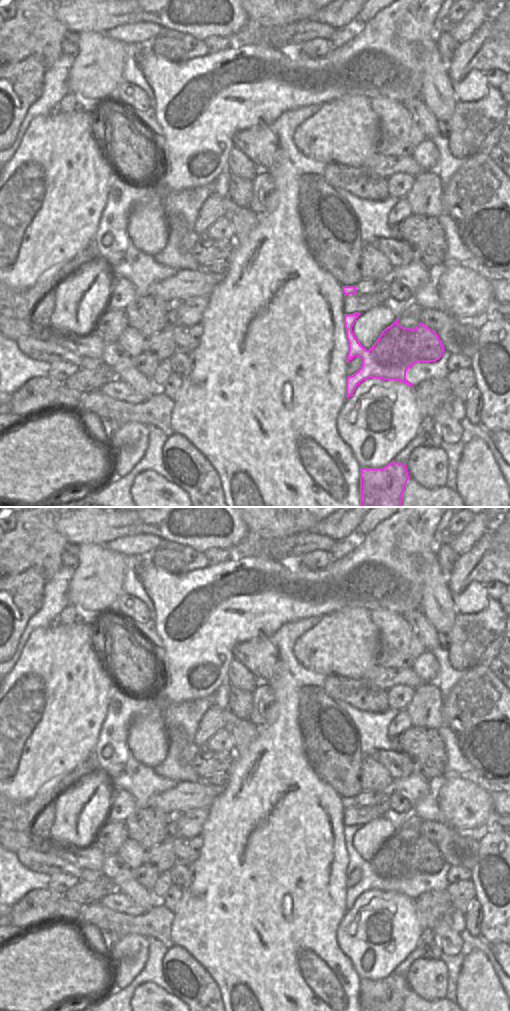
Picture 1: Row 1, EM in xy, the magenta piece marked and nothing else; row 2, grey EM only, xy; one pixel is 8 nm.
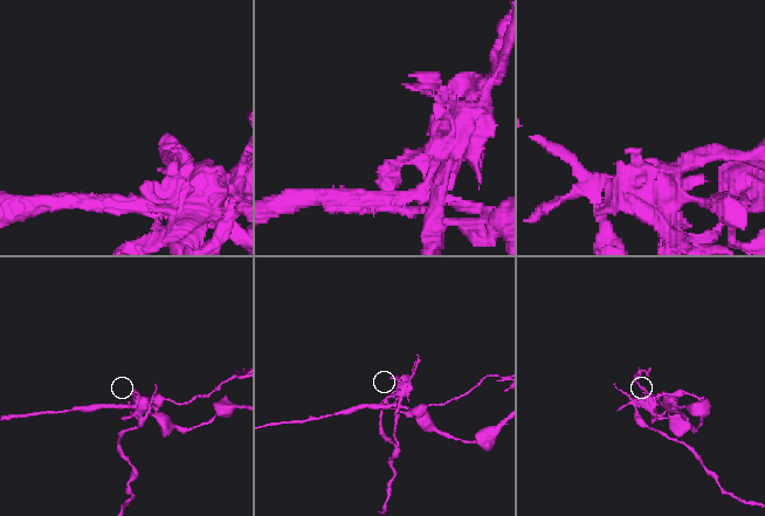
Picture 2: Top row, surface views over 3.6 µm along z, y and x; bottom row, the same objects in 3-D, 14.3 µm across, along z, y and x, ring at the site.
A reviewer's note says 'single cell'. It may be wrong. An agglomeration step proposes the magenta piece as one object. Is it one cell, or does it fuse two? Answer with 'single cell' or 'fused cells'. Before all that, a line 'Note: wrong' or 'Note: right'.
Note: right
single cell

